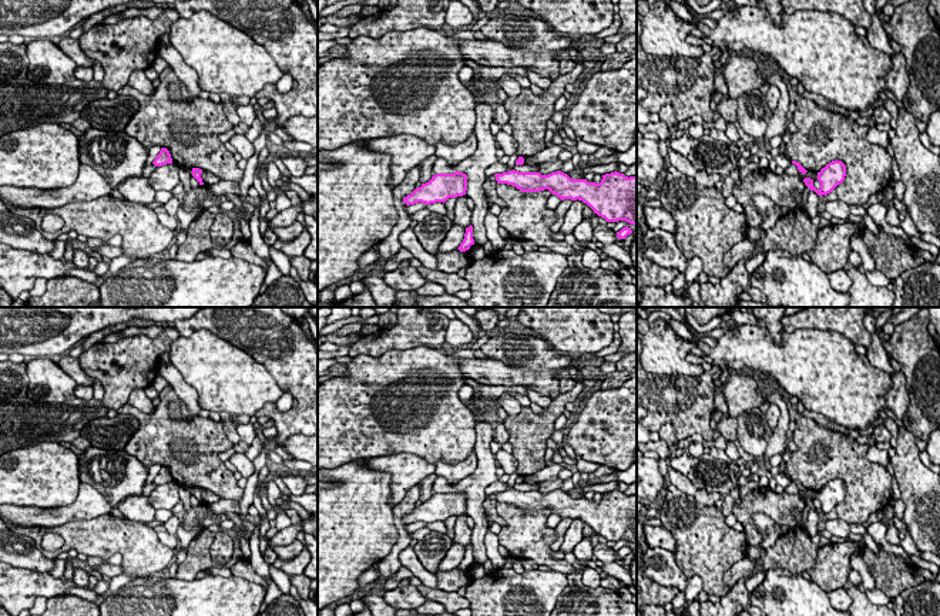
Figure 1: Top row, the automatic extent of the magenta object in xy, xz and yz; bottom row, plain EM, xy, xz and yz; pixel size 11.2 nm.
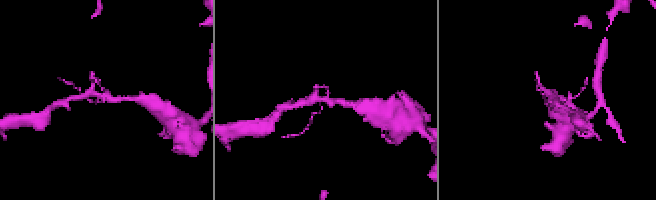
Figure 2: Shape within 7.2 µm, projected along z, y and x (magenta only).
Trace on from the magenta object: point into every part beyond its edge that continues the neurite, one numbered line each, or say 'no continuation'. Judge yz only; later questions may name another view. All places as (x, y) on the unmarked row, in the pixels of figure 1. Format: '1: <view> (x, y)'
no continuation

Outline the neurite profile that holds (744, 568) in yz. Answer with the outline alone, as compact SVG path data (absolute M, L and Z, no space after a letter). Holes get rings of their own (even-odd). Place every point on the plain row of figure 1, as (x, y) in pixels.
M745 556L724 573L724 585L732 588L739 579L753 575L756 561Z

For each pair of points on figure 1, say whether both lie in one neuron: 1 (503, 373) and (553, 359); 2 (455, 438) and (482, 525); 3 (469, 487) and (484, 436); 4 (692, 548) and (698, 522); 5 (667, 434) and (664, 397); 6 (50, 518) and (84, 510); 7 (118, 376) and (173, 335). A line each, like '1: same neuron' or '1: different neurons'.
1: different neurons
2: different neurons
3: same neuron
4: same neuron
5: different neurons
6: same neuron
7: same neuron

